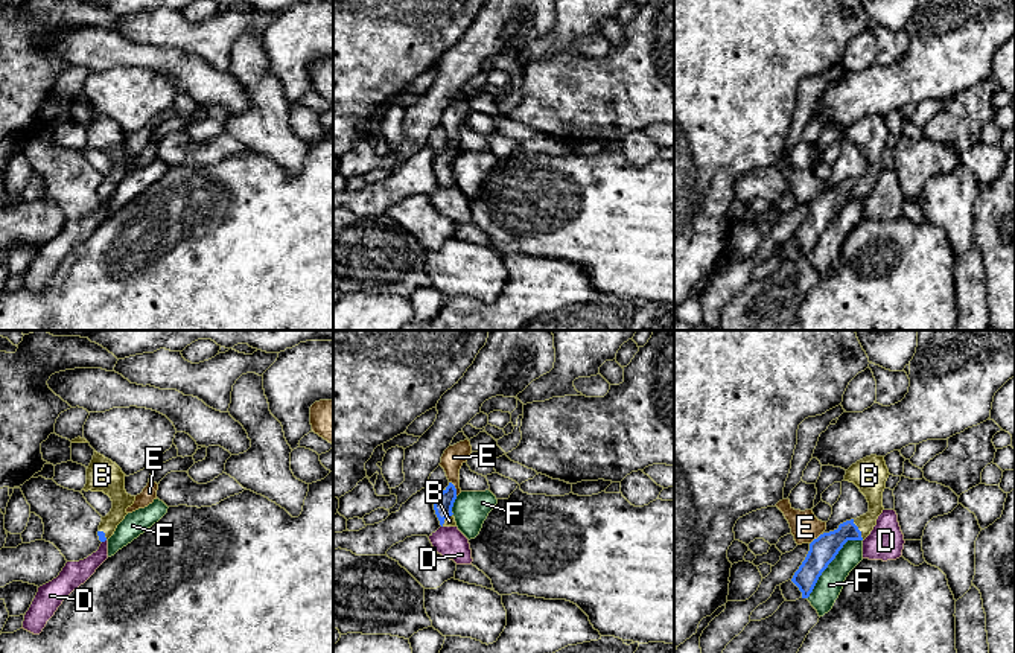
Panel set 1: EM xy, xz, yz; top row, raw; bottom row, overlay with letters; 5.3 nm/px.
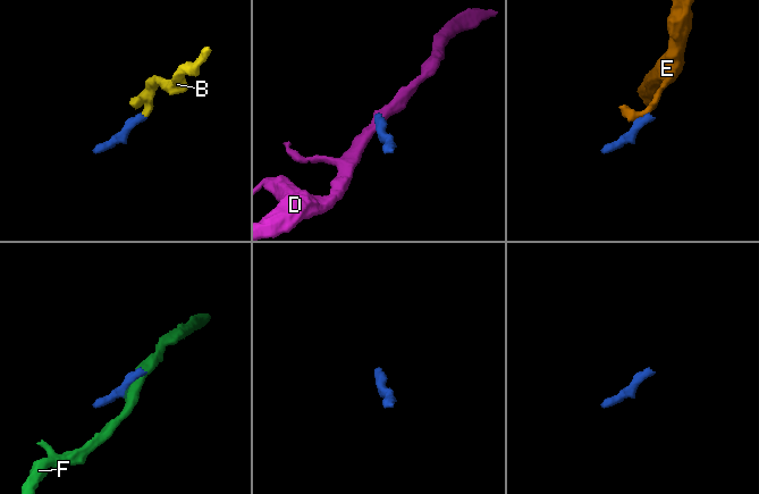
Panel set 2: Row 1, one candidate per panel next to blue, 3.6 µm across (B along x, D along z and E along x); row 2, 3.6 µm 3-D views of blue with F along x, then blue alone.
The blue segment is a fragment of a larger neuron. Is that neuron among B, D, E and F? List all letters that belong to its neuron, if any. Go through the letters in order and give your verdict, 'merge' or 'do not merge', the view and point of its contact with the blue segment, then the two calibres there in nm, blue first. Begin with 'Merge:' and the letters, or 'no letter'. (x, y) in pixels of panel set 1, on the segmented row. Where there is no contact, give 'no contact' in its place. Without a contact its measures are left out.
Merge: B
B: merge; contact yz (859, 530); calibres 140 and 140 nm
D: do not merge; contact xy (104, 541); calibres 40 and 140 nm
E: do not merge; contact xz (455, 489); calibres 110 and 120 nm
F: do not merge; contact yz (830, 562); calibres 140 and 140 nm

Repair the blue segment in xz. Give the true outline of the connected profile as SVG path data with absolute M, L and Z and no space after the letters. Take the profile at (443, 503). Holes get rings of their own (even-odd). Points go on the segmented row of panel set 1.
M452 483L438 495L434 496L434 510L441 527L457 527L455 518L452 516L452 507L457 499L457 489Z

